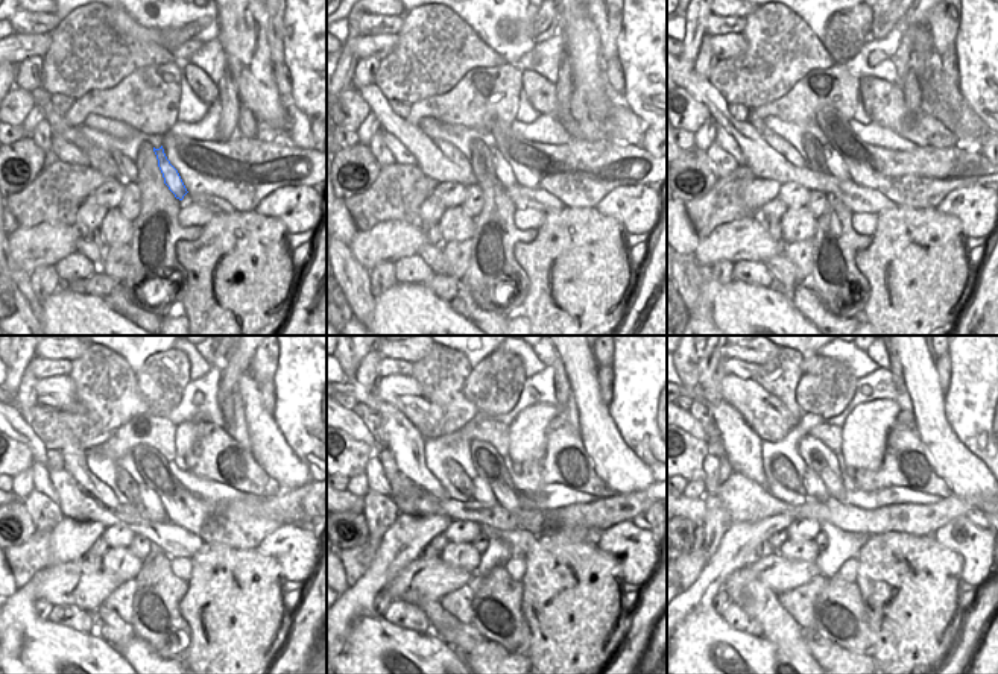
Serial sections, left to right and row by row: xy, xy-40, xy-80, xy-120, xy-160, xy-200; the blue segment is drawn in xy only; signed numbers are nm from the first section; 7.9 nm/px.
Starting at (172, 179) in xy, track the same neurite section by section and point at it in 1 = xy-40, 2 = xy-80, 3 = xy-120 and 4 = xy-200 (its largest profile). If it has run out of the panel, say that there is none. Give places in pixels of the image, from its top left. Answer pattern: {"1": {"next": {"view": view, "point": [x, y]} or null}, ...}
{"1": {"next": {"view": "xy-40", "point": [503, 170]}}, "2": {"next": {"view": "xy-80", "point": [837, 167]}}, "3": {"next": {"view": "xy-120", "point": [152, 503]}}, "4": {"next": {"view": "xy-200", "point": [814, 488]}}}

